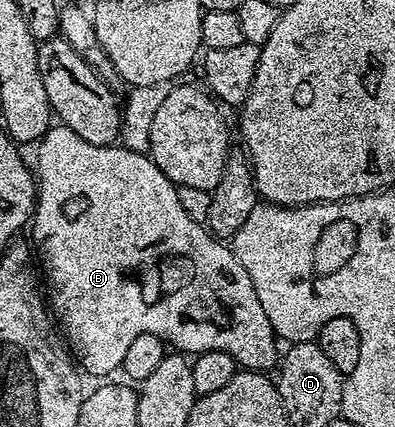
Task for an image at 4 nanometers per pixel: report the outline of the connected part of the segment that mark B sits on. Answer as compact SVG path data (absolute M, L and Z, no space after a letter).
M62 124L52 125L46 136L39 139L37 149L39 155L36 156L35 162L33 161L33 170L37 175L37 193L35 213L29 226L32 238L30 241L37 247L37 258L45 275L45 290L49 295L50 313L84 375L92 374L93 377L99 378L95 380L103 380L106 379L103 378L106 374L111 374L114 370L118 371L125 360L125 351L128 350L129 343L137 340L137 336L142 334L157 336L168 347L187 356L198 356L212 350L233 356L236 364L244 370L271 372L276 369L281 358L281 350L275 347L277 345L275 330L269 324L269 316L265 316L265 308L261 308L261 300L257 300L257 288L253 288L253 280L249 280L249 272L241 268L241 260L237 260L237 256L226 241L216 238L204 223L192 220L186 214L185 208L181 208L181 200L177 200L175 183L167 179L165 172L157 168L157 164L150 156L137 150L129 150L122 144L113 146L89 144L81 140L81 136L77 136L68 126Z

